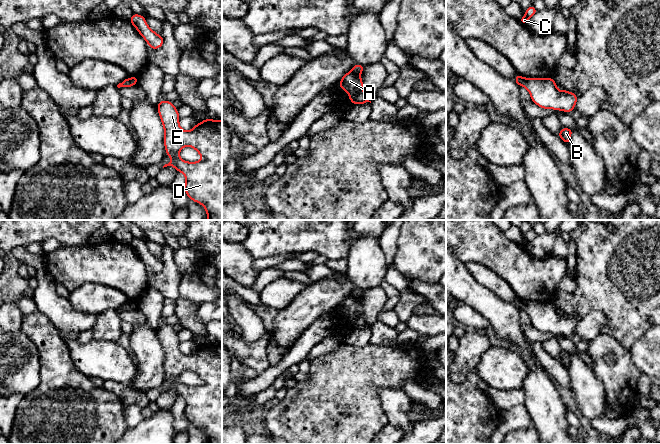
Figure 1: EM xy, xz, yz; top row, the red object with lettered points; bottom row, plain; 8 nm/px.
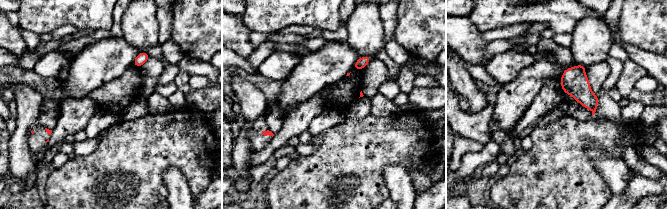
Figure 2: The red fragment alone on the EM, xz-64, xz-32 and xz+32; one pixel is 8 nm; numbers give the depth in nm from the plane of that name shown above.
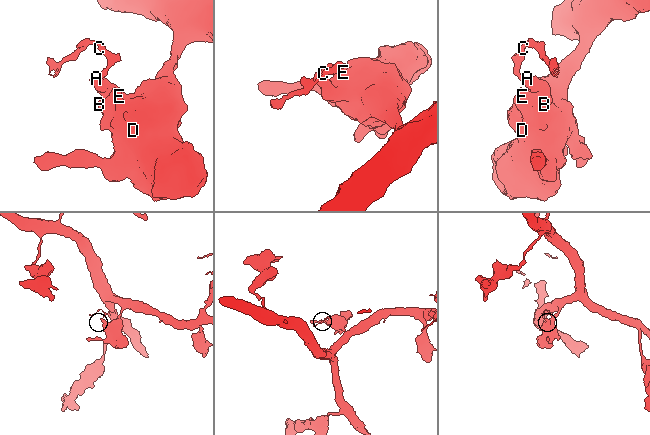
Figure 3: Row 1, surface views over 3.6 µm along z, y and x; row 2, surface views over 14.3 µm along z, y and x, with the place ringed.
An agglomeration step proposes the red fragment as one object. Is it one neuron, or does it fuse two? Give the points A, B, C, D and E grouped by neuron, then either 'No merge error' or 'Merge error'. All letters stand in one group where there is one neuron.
Groups: A B D E / C. Merge error

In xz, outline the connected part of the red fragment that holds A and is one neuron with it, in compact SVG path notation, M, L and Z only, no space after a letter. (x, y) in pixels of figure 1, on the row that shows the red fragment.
M353 70L343 75L339 85L341 89L349 94L352 104L366 104L370 102L365 95L364 86L359 73Z

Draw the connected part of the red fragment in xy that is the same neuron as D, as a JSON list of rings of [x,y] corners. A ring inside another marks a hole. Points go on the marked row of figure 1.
[[[161,100],[157,105],[164,128],[166,155],[172,160],[163,166],[173,166],[186,177],[184,191],[190,198],[204,206],[207,220],[222,220],[222,120],[205,119],[190,131],[184,131],[179,125],[179,113],[170,101]],[[193,147],[202,157],[198,162],[187,162],[179,157],[182,148]]]

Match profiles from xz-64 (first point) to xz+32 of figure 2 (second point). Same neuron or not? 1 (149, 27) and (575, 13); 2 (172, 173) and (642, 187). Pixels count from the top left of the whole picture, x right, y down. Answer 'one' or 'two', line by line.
1: two
2: two

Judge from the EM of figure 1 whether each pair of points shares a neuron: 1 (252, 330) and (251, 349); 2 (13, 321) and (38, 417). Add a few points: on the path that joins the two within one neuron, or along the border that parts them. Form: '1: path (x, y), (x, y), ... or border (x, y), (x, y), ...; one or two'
1: border (267, 331), (251, 343), (246, 343), (240, 337); two
2: border (23, 316), (20, 330); two

